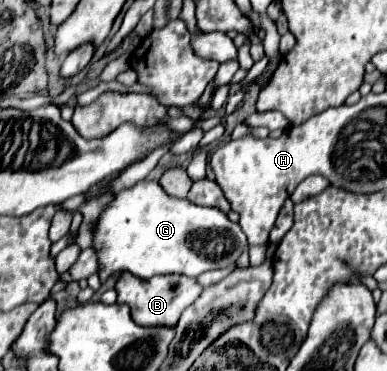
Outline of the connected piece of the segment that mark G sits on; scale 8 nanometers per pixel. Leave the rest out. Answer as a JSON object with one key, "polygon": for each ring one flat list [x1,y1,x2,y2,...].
{"polygon":[[148,179,114,193,114,199,102,209,94,223,92,239,102,283,110,275,124,271,140,279,166,273,198,277,204,271,232,265,246,245,248,241,240,225,232,223,222,211,170,197,160,183]]}

